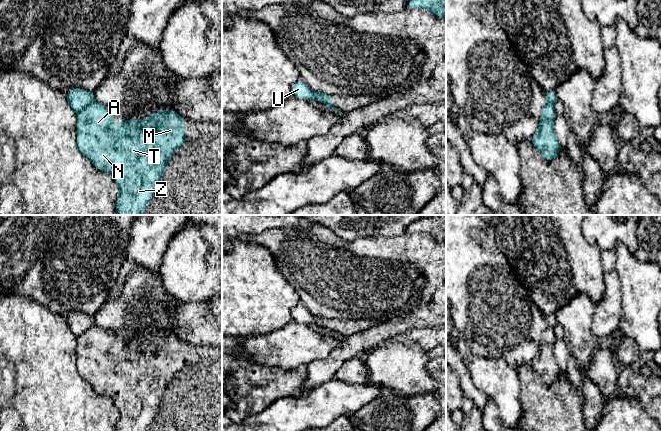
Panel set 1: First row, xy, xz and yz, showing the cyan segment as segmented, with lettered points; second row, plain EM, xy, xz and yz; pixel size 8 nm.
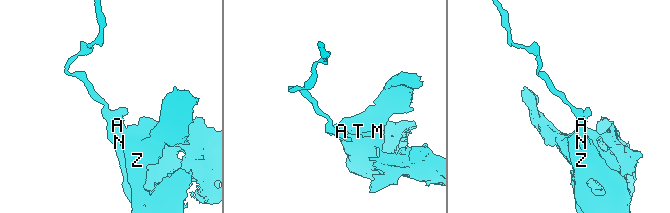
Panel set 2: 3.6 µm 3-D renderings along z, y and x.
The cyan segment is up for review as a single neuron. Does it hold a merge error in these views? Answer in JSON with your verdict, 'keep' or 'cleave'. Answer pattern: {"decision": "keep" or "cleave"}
{"decision": "cleave"}

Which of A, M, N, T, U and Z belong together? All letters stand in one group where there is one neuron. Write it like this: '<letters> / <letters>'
A M N T Z / U

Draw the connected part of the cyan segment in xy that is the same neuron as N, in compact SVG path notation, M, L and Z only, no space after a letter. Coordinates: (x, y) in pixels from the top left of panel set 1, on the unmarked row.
M92 326L77 338L77 370L98 394L108 396L114 402L120 414L116 431L147 431L150 422L158 416L158 411L162 408L162 398L166 396L174 375L185 368L184 342L174 334L152 337L148 343L142 342L139 346L129 343L117 348L112 344L111 332L97 326Z

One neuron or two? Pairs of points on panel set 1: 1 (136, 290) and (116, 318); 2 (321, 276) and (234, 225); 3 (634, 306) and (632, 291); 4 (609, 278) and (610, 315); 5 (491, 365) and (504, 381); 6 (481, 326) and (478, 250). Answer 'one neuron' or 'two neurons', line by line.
1: one neuron
2: two neurons
3: one neuron
4: one neuron
5: one neuron
6: one neuron

